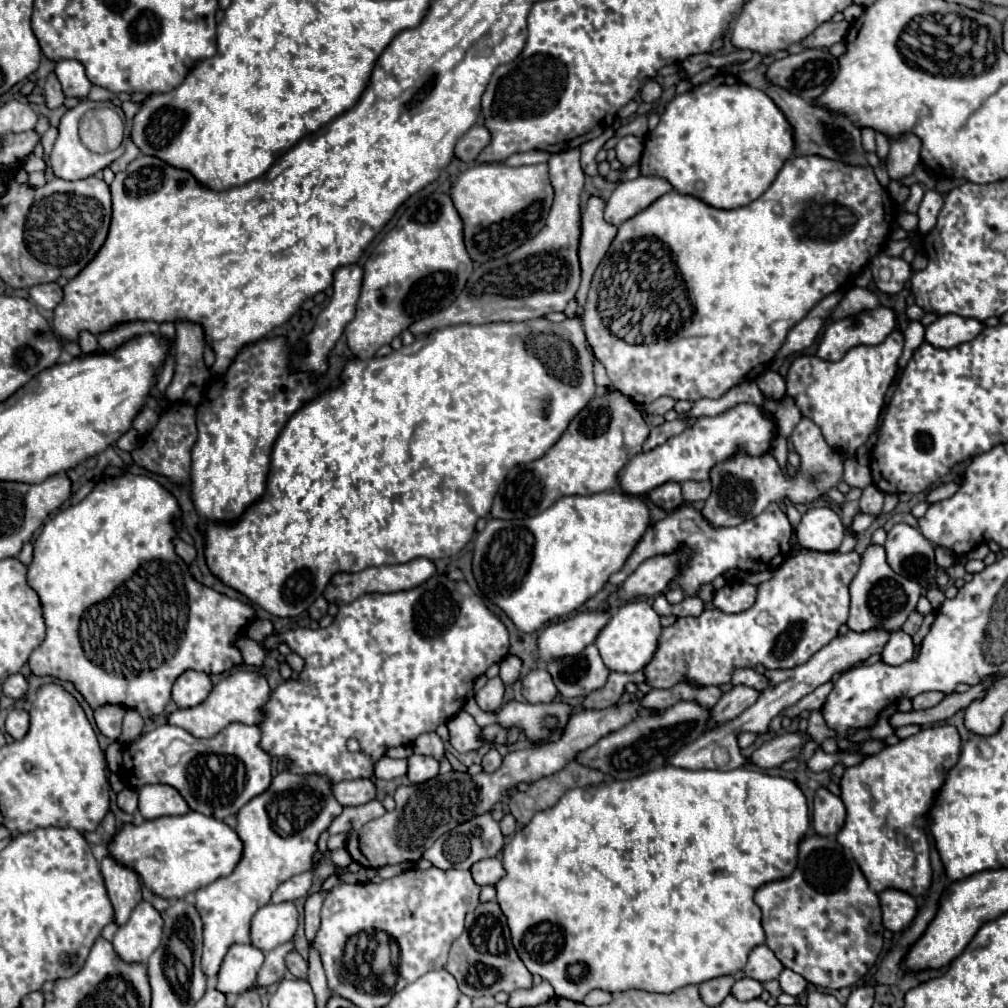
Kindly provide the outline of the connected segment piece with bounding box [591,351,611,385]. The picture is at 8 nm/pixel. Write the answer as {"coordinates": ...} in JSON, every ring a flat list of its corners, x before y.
{"coordinates":[[591,351,591,359,593,359,593,371,595,371,595,383,597,385,611,385,611,381,607,379,607,373,605,373,605,367,599,363,599,359,593,355]]}

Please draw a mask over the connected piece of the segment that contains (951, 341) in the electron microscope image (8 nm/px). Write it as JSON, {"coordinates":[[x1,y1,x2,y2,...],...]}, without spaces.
{"coordinates":[[943,315,925,329,925,341,939,349,949,349,961,345,963,341,975,339,983,329,985,325,979,319,967,319,961,315]]}

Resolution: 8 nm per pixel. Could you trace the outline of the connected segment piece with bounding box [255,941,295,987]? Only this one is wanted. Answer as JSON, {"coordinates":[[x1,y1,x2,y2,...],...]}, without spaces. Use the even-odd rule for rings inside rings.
{"coordinates":[[289,941,287,945,279,945,275,947,273,951,267,953,267,959,265,959,265,965,263,969,259,971,259,977,257,977,257,983,255,987,261,987,261,985,273,985,277,983,279,979,283,979,283,973,285,973,285,955,295,949,293,947,293,941]]}

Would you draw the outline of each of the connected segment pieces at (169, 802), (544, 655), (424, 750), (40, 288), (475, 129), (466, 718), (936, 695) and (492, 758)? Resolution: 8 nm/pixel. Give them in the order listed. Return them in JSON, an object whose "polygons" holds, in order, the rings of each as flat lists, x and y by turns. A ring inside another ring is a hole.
{"polygons":[[[143,785,139,789,139,813,143,819,157,819,165,815,185,815,189,805,181,793,171,785]],[[587,611,545,627,537,639,537,661,547,665,551,661,581,653,595,641,607,621,609,617,599,617,595,611]],[[425,733,425,735,417,737,417,741,413,743,413,751,417,755,435,757,437,761,441,761,445,757,445,747,443,747,443,741,439,739,437,733]],[[45,283,45,285,35,285,29,289,31,299,41,307,41,309,55,309,61,299,63,299,63,289,57,283]],[[483,123,473,125,457,143,455,147,455,157,461,161,475,161,477,155,491,143,491,133]],[[459,711,449,723,451,733,451,745,459,753,469,753,479,747,483,747,487,741,481,737,481,727,475,723,475,719,467,711]],[[931,691,931,693,921,693,913,699,913,709,929,709,929,707,935,707,941,699,945,697,945,693,941,691]],[[491,747,489,753,487,753,487,755,483,757,483,761,481,761,483,771,485,771,485,773,493,773,493,771,501,765,501,761,503,761,503,757,499,755,499,751,497,751,495,747]]]}

